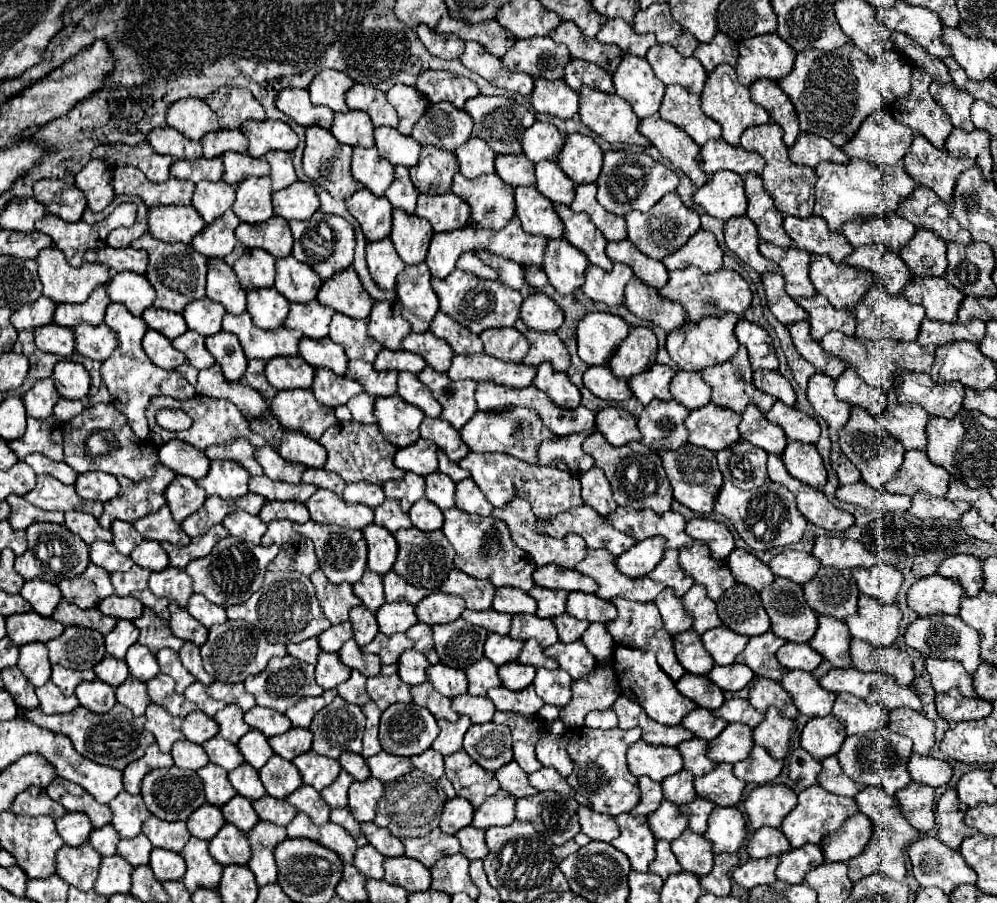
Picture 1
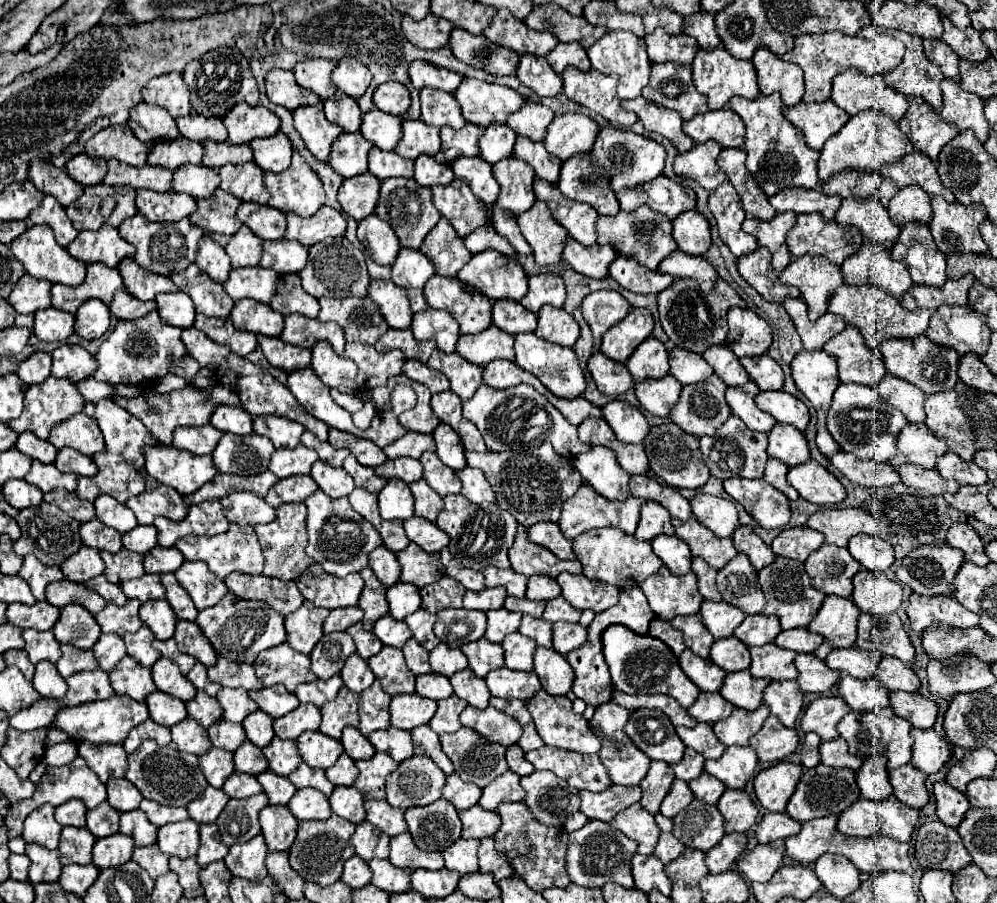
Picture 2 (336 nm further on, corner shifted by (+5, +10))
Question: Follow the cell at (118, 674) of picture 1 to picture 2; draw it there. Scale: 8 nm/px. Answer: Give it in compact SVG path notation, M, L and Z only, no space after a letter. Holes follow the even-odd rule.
M102 634L100 640L94 644L94 656L98 658L98 664L102 670L110 672L126 656L126 646L120 636L114 634Z

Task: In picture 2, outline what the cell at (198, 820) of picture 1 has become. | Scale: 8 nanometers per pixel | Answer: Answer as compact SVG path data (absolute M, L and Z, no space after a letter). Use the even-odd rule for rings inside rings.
M208 786L202 792L202 796L198 796L196 800L192 800L188 804L188 814L198 824L216 822L216 818L220 816L220 812L222 812L222 808L226 806L228 800L230 800L230 796L226 796L224 790L218 790L214 786Z

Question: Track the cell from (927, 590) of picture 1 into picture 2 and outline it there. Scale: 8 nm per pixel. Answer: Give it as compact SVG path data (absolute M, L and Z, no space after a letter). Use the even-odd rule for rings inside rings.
M950 544L918 546L896 570L896 580L908 584L916 594L940 596L954 592L954 576L964 562L964 554Z

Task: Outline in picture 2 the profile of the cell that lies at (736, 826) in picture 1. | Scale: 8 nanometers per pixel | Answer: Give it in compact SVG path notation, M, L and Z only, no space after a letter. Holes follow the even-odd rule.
M726 790L718 800L718 810L726 820L726 832L746 832L758 818L758 808L744 790Z

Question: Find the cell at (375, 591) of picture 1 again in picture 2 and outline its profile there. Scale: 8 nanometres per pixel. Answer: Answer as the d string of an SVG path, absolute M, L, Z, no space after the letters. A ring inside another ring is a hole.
M380 546L370 552L370 568L386 586L392 586L400 580L400 564L396 560L396 554L390 552L386 546Z

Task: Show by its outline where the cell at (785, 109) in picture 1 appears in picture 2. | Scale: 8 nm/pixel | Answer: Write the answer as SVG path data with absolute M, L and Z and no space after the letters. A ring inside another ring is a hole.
M760 48L752 58L758 72L758 88L764 96L772 92L782 94L786 106L796 106L804 94L804 74L792 62L784 62L768 48Z

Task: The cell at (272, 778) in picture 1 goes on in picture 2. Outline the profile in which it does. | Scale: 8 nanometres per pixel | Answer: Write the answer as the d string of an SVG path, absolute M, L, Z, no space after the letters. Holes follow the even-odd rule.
M274 736L274 740L266 748L262 748L262 752L270 762L270 770L278 776L288 776L302 762L296 750L296 740L282 740Z

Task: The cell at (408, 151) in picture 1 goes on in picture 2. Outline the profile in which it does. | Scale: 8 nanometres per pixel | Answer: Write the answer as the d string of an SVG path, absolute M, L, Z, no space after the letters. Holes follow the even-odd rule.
M370 110L362 114L362 126L360 134L374 142L380 150L394 150L398 140L402 138L402 128L400 128L400 118L392 114L384 114L380 110Z

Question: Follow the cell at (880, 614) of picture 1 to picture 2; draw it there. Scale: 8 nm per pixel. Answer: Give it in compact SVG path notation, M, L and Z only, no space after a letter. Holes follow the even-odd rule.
M860 568L854 576L854 604L872 616L886 616L898 610L902 602L902 588L898 582L888 580L886 574L866 572Z

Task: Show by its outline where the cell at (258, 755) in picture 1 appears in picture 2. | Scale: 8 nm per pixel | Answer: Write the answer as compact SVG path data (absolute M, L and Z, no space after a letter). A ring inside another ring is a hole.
M256 710L252 712L250 716L244 718L242 722L244 730L246 730L246 736L252 744L256 744L258 748L264 748L272 742L274 738L274 730L272 730L272 718L262 712L262 710Z

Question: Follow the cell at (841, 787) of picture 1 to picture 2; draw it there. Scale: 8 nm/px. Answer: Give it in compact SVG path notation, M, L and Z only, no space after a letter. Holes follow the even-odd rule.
M836 738L836 740L830 740L830 742L822 742L820 744L820 756L822 756L822 764L828 764L832 768L858 770L862 766L862 758L850 756L846 740L842 740L842 738Z

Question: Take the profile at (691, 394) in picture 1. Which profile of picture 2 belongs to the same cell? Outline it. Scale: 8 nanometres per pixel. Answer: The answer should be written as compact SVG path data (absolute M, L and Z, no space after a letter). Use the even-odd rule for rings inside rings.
M674 348L670 352L670 374L682 384L696 384L706 380L714 370L710 364L694 352L688 352L684 348Z

